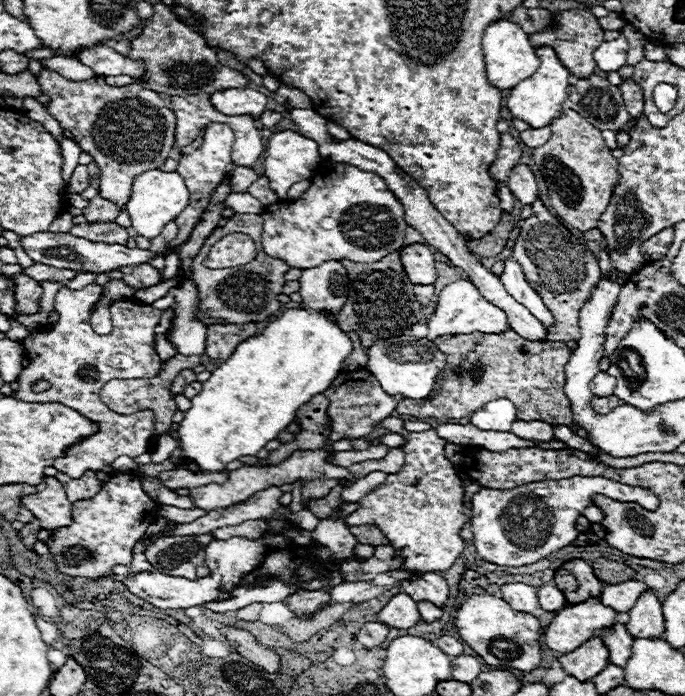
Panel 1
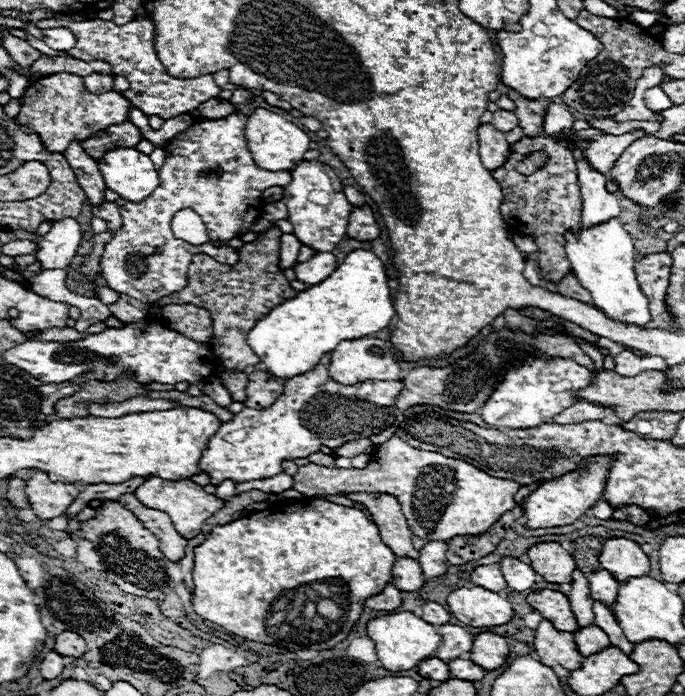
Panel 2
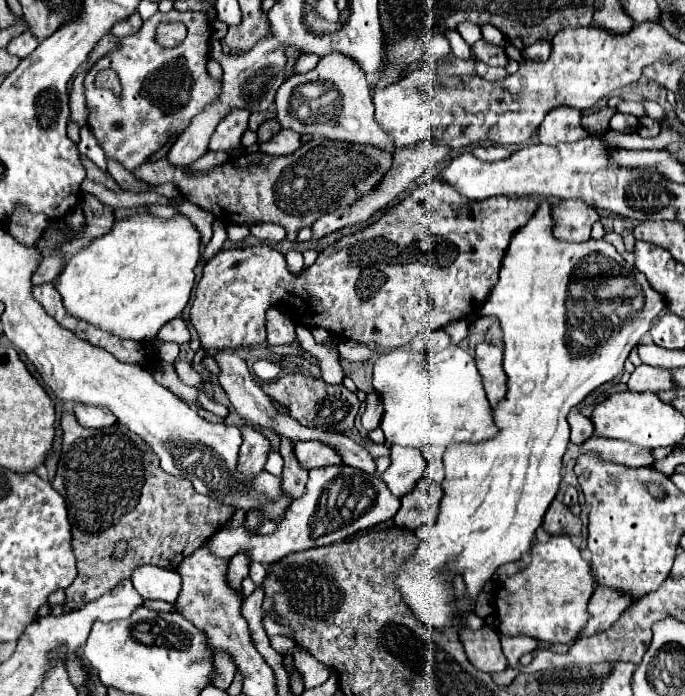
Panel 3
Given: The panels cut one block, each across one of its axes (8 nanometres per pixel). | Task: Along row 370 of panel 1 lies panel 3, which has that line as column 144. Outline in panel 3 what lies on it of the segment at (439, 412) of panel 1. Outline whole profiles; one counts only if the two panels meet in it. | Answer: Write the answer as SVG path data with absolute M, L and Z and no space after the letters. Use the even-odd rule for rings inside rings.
M70 410L62 412L60 420L62 428L62 452L58 460L56 478L52 480L54 490L58 490L66 504L72 524L72 548L78 562L78 576L66 588L64 610L74 612L82 608L82 604L94 602L112 590L120 580L130 578L134 568L152 564L160 568L176 570L178 564L186 558L186 548L190 544L190 554L204 546L216 530L230 522L234 510L210 496L198 494L186 478L170 476L160 468L158 456L154 456L152 448L122 424L112 424L108 428L84 428L78 424L76 416ZM120 540L128 542L128 552L120 562L114 560L114 548Z

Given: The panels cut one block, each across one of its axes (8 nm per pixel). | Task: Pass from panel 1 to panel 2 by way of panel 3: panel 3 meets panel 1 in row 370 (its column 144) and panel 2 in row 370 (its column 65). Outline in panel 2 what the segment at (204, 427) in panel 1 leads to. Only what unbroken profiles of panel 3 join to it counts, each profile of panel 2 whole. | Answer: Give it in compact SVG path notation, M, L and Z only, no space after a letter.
M354 250L326 280L298 292L296 298L282 302L260 320L250 330L248 344L268 366L270 374L292 378L314 368L322 354L332 352L342 340L364 338L388 328L394 314L382 260L372 250Z

